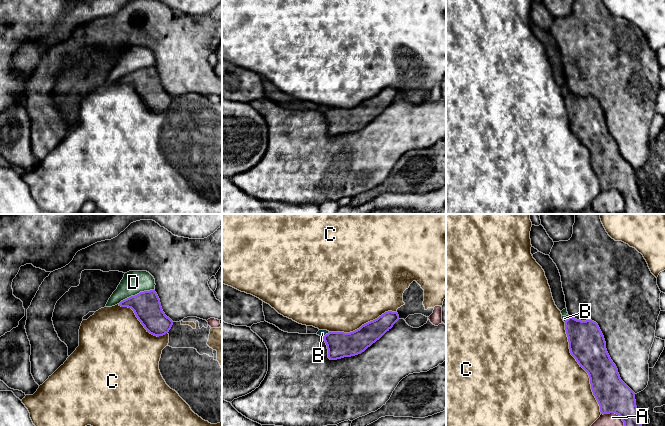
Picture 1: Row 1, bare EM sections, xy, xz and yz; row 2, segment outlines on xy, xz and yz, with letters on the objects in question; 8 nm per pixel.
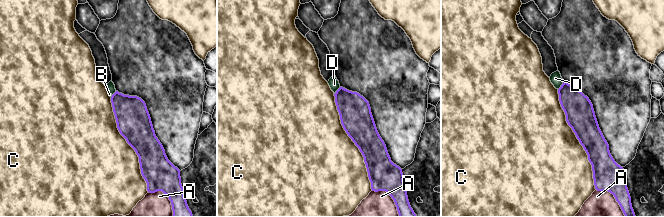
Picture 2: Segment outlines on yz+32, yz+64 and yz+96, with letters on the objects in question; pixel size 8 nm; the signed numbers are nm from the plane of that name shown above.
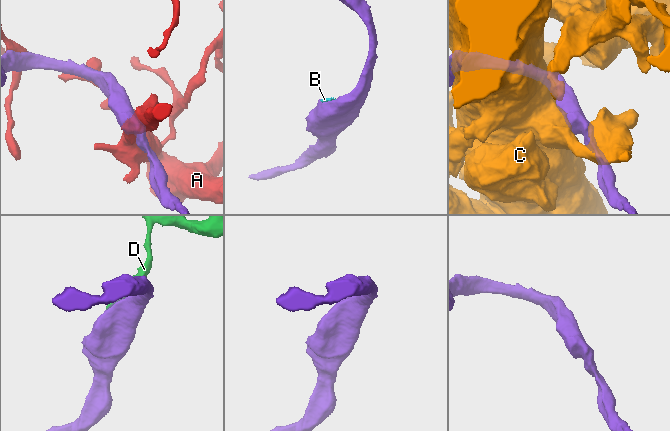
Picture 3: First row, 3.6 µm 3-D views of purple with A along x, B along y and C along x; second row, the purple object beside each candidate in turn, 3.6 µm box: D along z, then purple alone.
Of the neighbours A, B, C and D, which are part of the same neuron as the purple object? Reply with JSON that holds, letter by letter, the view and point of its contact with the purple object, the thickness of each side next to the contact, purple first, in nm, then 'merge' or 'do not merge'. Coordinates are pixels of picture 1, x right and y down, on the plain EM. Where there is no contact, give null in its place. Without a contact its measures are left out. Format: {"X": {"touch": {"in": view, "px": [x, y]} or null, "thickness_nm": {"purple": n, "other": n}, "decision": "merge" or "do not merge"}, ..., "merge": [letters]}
{"A": {"touch": {"in": "yz", "px": [620, 193]}, "thickness_nm": {"purple": 280, "other": 200}, "decision": "do not merge"}, "B": {"touch": {"in": "xz", "px": [326, 110]}, "thickness_nm": {"purple": 200, "other": 60}, "decision": "do not merge"}, "C": {"touch": {"in": "yz", "px": [582, 143]}, "thickness_nm": {"purple": 300, "other": 480}, "decision": "do not merge"}, "D": {"touch": {"in": "xy", "px": [137, 70]}, "thickness_nm": {"purple": 220, "other": 190}, "decision": "do not merge"}, "merge": []}

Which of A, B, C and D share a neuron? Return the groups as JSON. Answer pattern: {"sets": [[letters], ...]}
{"sets": [["A"], ["B", "D"], ["C"]]}

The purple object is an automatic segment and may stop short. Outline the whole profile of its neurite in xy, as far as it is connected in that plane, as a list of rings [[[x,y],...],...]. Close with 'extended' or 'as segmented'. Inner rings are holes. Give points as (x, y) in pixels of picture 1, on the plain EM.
[[[155,66],[140,68],[121,77],[119,82],[131,84],[147,108],[154,112],[165,111],[173,101],[173,97],[163,88]]] | as segmented

